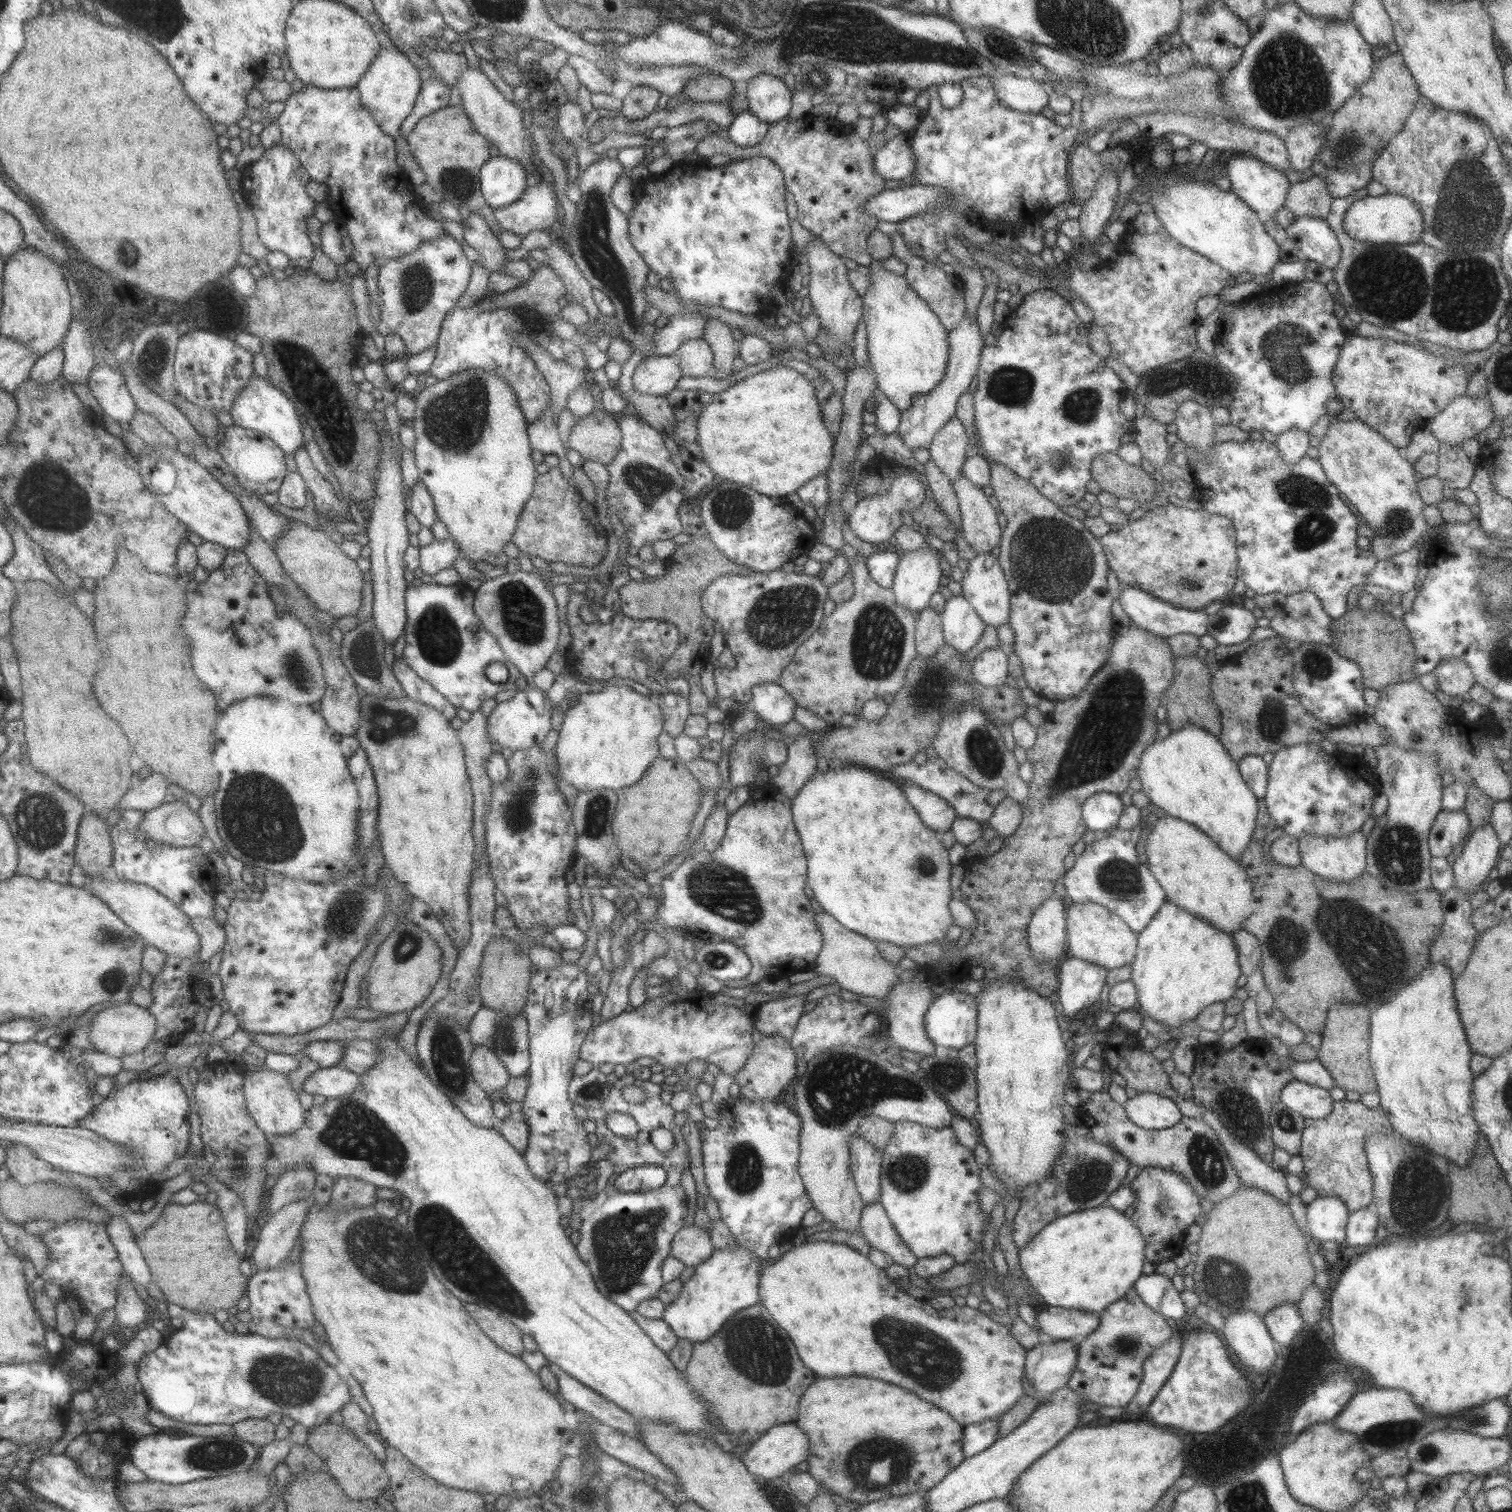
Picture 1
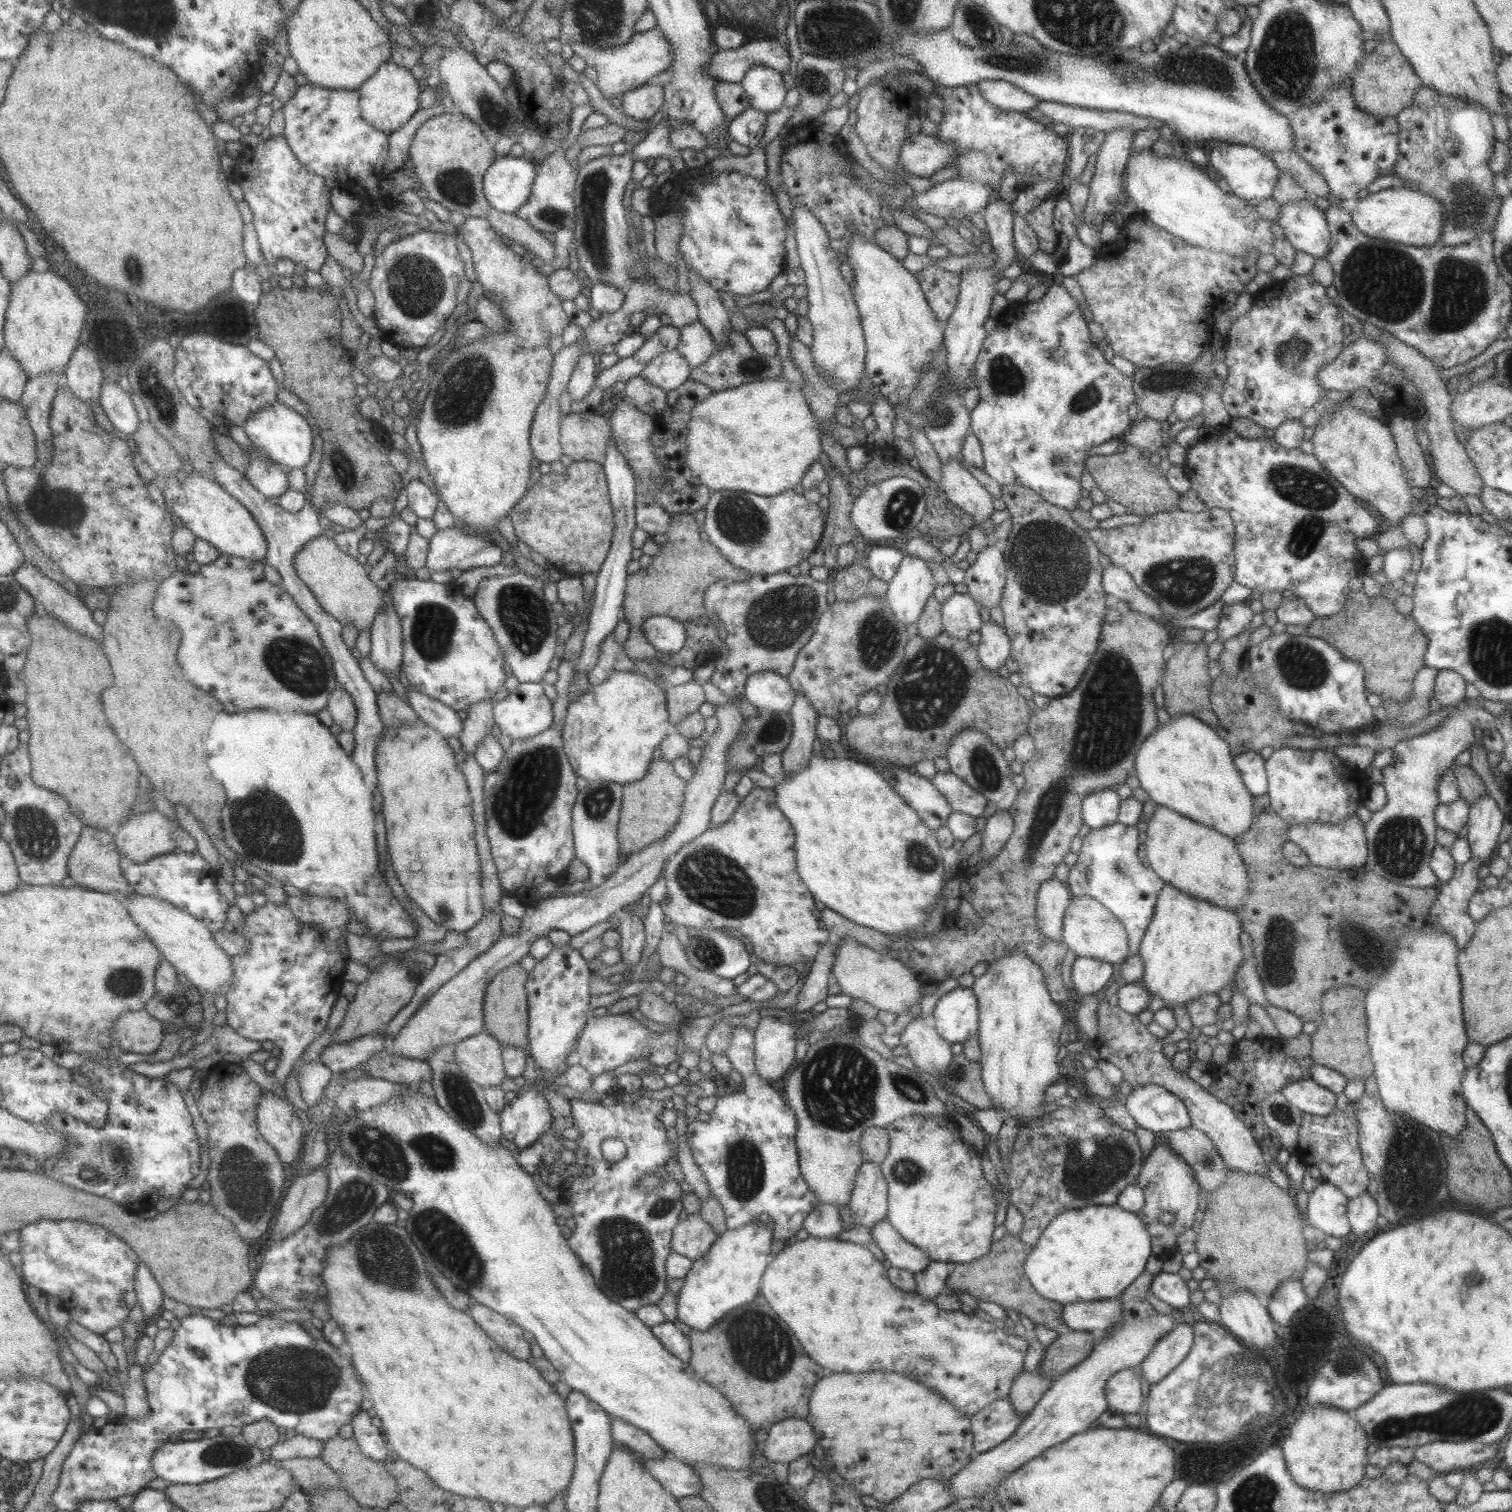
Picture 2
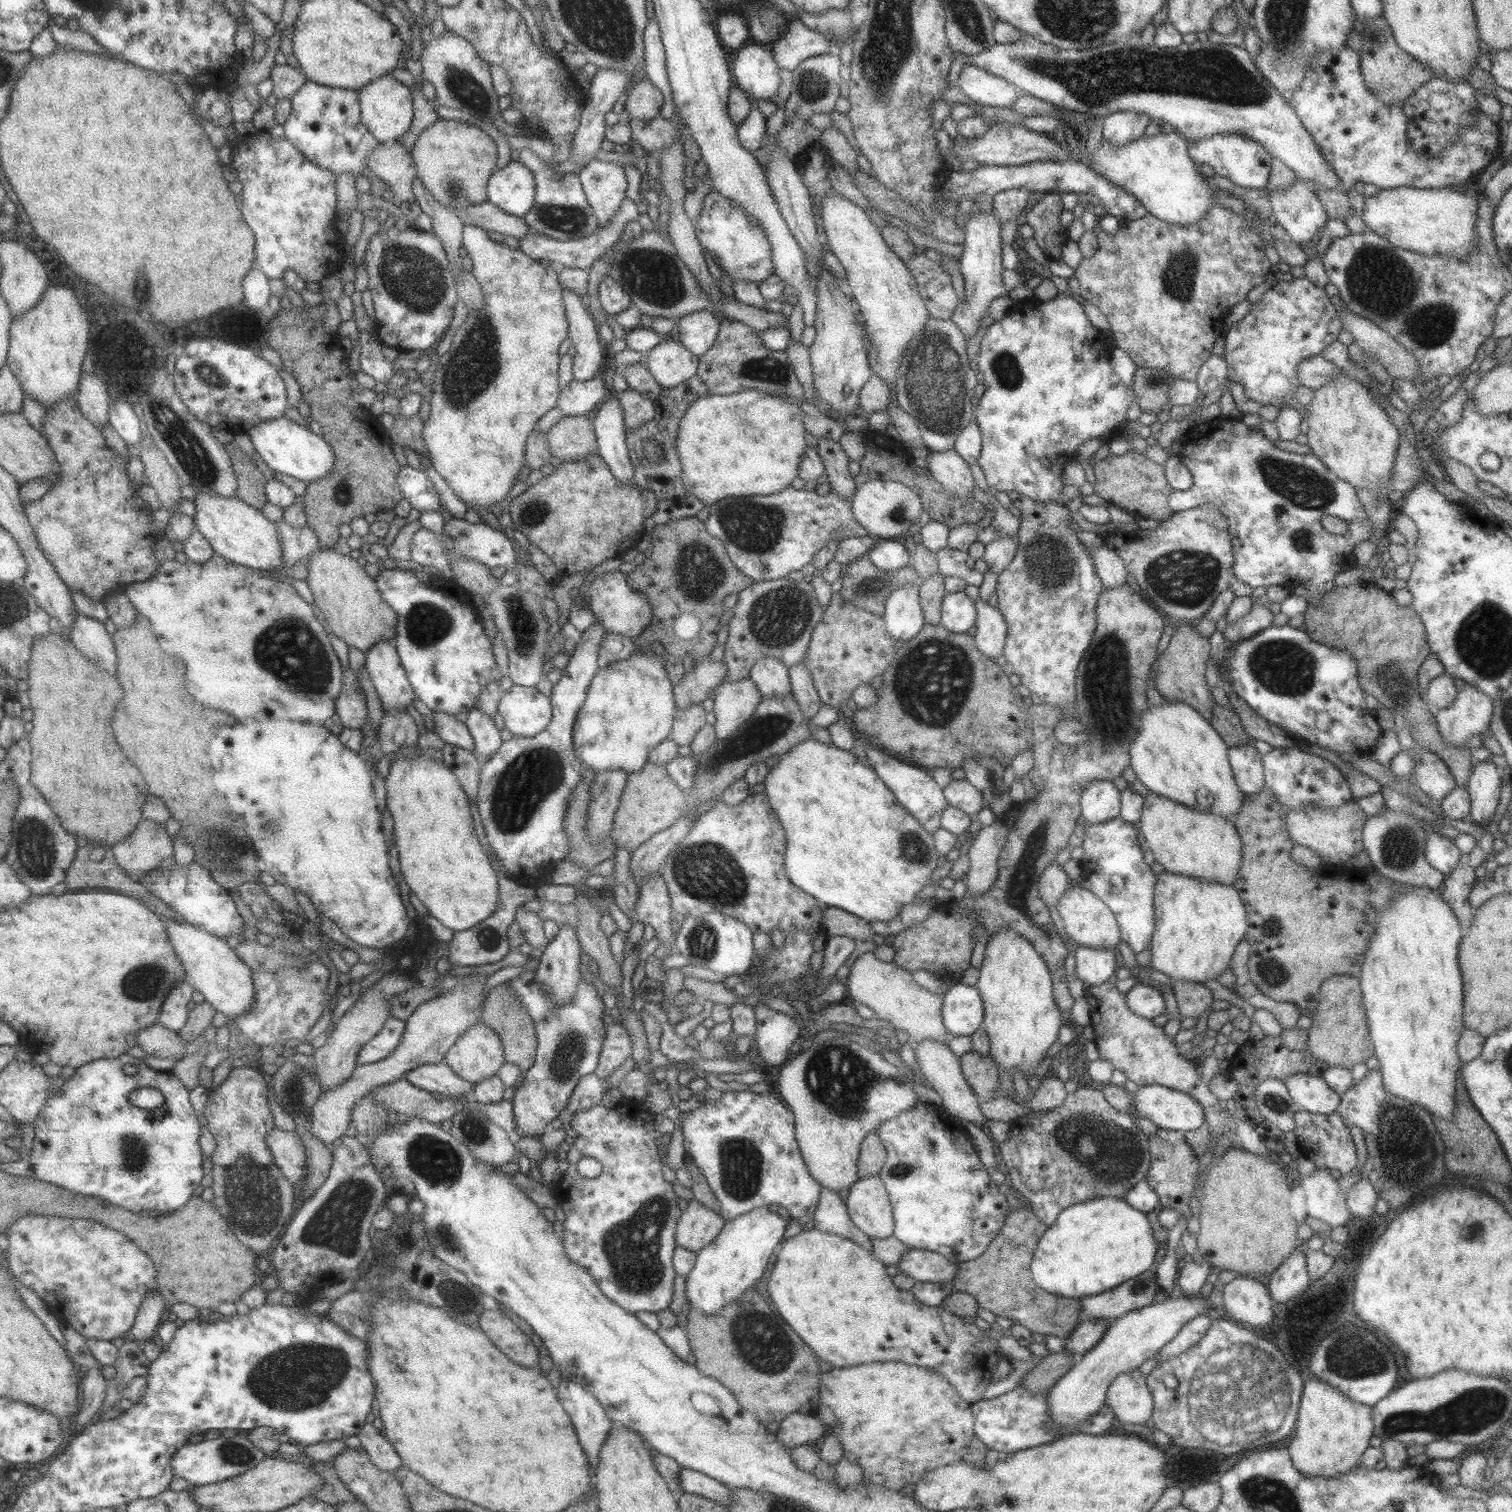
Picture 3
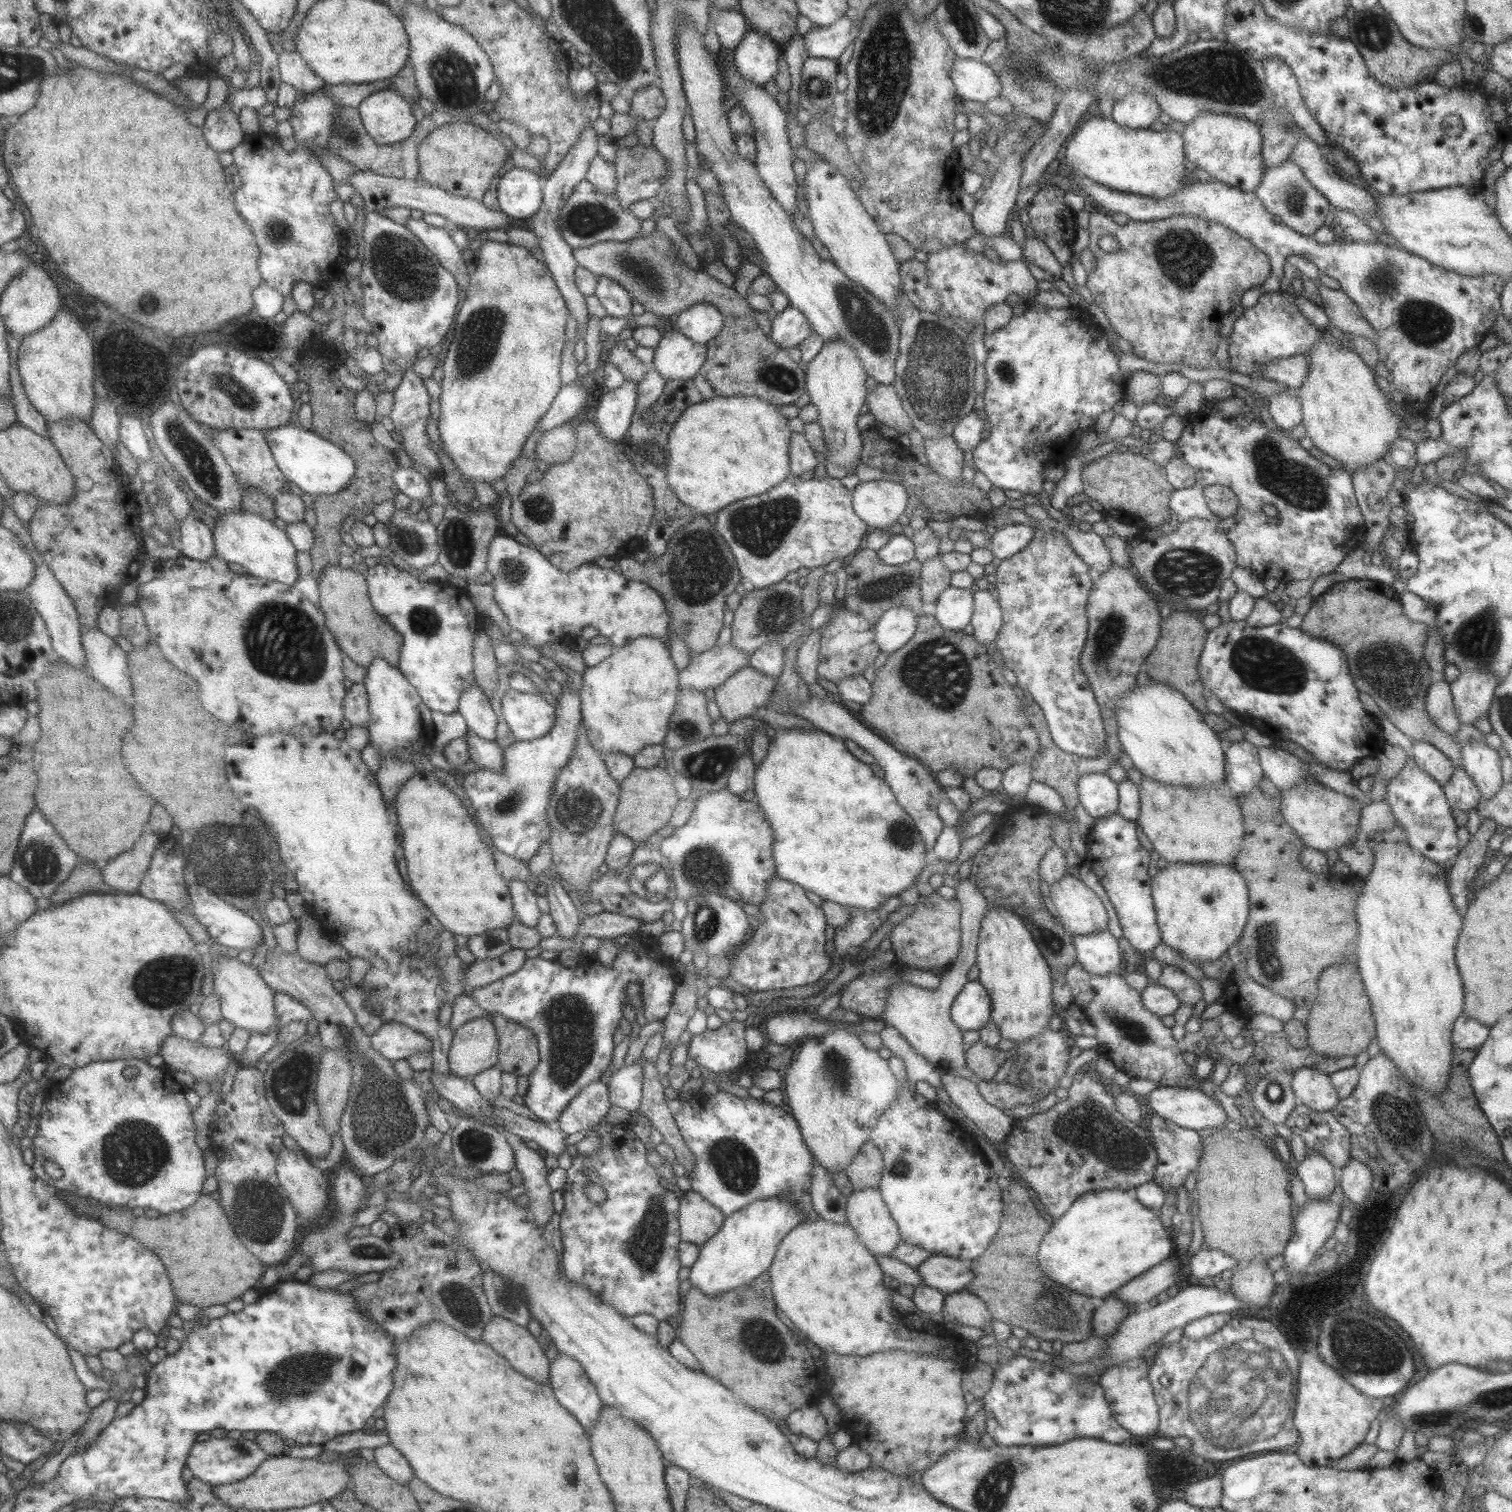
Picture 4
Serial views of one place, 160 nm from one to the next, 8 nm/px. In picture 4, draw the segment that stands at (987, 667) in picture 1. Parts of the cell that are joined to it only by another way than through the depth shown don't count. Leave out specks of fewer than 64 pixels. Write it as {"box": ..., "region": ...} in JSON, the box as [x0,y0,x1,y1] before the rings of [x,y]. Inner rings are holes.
{"box":[970,589,1002,643],"region":[[[973,589],[973,610],[970,624],[973,627],[972,635],[980,643],[993,642],[1001,628],[1002,614],[995,599],[987,590]]]}

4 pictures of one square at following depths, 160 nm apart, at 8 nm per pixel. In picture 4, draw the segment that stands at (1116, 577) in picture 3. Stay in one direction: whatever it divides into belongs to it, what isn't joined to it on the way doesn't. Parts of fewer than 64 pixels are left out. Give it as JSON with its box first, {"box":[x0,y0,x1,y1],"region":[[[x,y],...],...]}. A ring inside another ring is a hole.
{"box":[1062,521,1112,580],"region":[[[1075,521],[1063,527],[1062,532],[1068,539],[1075,554],[1087,564],[1088,575],[1092,580],[1097,580],[1100,574],[1107,572],[1112,566],[1111,556],[1103,543],[1103,539],[1093,531],[1082,532],[1077,529]]]}

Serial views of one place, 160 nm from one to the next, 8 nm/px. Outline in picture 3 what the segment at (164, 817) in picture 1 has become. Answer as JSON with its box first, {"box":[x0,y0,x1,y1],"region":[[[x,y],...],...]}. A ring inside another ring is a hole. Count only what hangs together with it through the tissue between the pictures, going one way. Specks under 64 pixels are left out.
{"box":[112,818,172,881],"region":[[[144,818],[127,838],[115,843],[112,849],[120,865],[130,874],[133,880],[138,881],[147,873],[159,868],[161,861],[171,858],[172,839],[172,837],[167,835],[163,823]]]}

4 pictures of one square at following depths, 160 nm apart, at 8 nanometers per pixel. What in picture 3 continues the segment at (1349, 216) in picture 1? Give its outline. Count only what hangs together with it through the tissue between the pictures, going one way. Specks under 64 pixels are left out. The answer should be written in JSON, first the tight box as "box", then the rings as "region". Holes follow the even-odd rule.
{"box":[1361,186,1479,259],"region":[[[1399,186],[1391,189],[1378,189],[1378,192],[1364,201],[1361,221],[1374,234],[1385,238],[1387,242],[1397,248],[1411,250],[1417,254],[1449,255],[1456,259],[1466,259],[1475,252],[1475,221],[1477,221],[1477,208],[1479,199],[1472,190],[1457,192],[1452,188],[1443,189],[1417,189]]]}

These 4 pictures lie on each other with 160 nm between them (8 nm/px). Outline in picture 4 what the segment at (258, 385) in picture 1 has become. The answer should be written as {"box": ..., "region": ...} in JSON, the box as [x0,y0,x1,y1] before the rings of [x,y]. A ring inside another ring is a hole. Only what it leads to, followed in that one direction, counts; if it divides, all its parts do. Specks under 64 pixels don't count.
{"box":[263,424,355,496],"region":[[[287,424],[263,431],[266,445],[269,446],[284,478],[310,496],[336,493],[355,472],[353,460],[341,450],[341,447],[335,446],[326,438],[321,438],[321,435],[315,434],[312,430]]]}

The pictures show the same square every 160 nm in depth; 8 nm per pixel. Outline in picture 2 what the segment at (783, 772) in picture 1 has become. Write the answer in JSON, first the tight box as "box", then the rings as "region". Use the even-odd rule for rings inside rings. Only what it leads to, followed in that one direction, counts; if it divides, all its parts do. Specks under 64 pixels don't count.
{"box":[779,695,818,776],"region":[[[794,695],[789,714],[793,724],[791,739],[779,752],[784,776],[799,772],[809,764],[812,757],[811,744],[815,740],[815,720],[818,716],[815,708],[809,705],[803,695]]]}

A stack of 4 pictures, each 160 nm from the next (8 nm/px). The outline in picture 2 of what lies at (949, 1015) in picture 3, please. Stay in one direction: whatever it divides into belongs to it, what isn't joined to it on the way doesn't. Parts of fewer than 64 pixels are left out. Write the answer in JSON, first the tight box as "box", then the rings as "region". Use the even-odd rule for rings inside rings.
{"box":[932,986,978,1044],"region":[[[958,986],[942,995],[936,1001],[932,1016],[937,1034],[949,1044],[976,1036],[978,1008],[971,988]]]}

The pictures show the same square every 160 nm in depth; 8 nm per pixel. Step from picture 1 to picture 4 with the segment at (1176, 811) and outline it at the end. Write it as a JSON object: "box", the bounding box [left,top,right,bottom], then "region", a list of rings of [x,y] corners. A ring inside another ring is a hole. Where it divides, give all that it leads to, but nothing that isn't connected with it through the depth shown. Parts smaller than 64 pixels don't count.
{"box":[1115,681,1225,789],"region":[[[1153,681],[1121,695],[1115,705],[1122,751],[1145,779],[1187,789],[1211,789],[1224,782],[1225,744],[1181,692]]]}

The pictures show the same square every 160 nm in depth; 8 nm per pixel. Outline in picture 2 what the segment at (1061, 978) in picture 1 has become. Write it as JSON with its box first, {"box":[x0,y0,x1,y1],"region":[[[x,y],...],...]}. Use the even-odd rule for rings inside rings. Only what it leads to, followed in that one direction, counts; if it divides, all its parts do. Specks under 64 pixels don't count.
{"box":[1070,957,1115,997],"region":[[[1075,957],[1070,972],[1072,997],[1101,993],[1115,977],[1115,967],[1093,958]]]}

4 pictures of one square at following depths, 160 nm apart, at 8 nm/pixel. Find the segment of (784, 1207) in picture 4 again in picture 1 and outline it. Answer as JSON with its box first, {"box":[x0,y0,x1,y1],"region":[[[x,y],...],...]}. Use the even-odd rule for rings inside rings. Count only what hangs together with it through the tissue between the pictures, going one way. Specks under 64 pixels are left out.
{"box":[660,1244,768,1344],"region":[[[738,1244],[725,1250],[714,1250],[707,1260],[695,1267],[691,1278],[683,1282],[677,1298],[664,1306],[660,1319],[677,1338],[687,1338],[692,1344],[705,1342],[732,1314],[760,1302],[758,1281],[767,1264],[768,1259],[762,1260]]]}

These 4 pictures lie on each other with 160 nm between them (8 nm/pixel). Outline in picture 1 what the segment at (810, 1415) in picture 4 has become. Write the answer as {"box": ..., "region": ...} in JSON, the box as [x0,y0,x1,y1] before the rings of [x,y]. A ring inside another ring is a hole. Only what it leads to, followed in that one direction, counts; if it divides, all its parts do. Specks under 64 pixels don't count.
{"box":[740,1422,808,1480],"region":[[[794,1422],[781,1423],[766,1430],[756,1441],[747,1446],[740,1461],[749,1474],[754,1474],[765,1480],[787,1476],[791,1471],[801,1468],[806,1459],[808,1438]]]}

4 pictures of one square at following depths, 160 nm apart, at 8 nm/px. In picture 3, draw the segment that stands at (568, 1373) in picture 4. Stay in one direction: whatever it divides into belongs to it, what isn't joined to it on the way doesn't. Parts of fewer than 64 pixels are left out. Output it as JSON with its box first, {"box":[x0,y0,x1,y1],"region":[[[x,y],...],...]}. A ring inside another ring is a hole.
{"box":[556,1378,614,1482],"region":[[[565,1378],[560,1379],[556,1388],[557,1398],[569,1415],[577,1440],[586,1456],[590,1481],[594,1482],[599,1451],[614,1423],[606,1417],[598,1400],[587,1389]]]}

